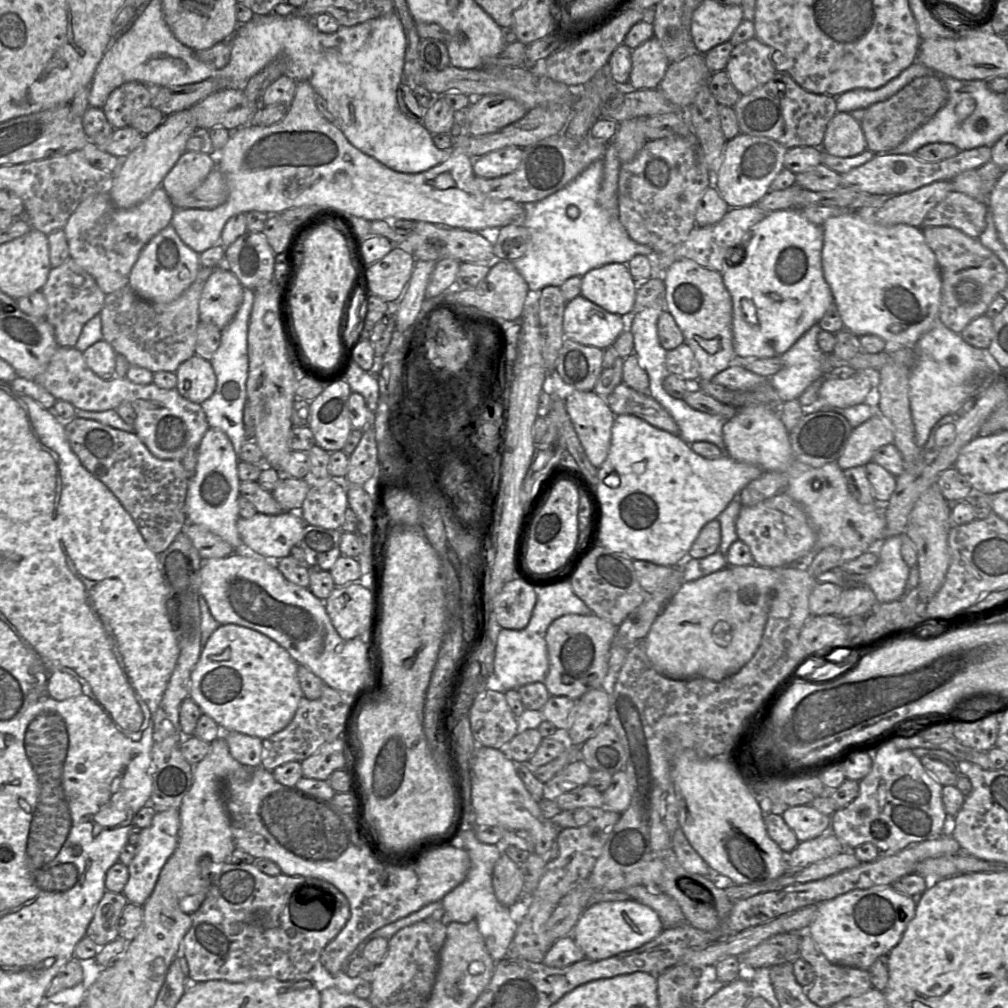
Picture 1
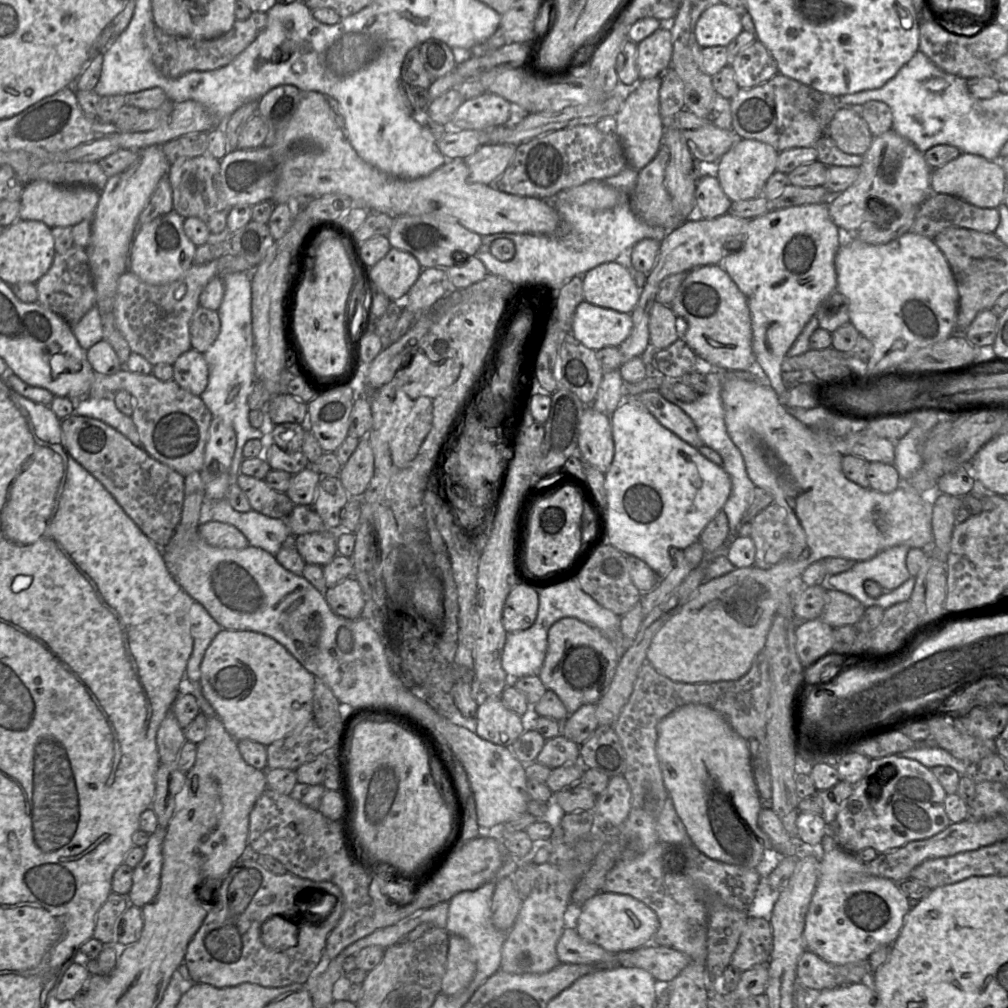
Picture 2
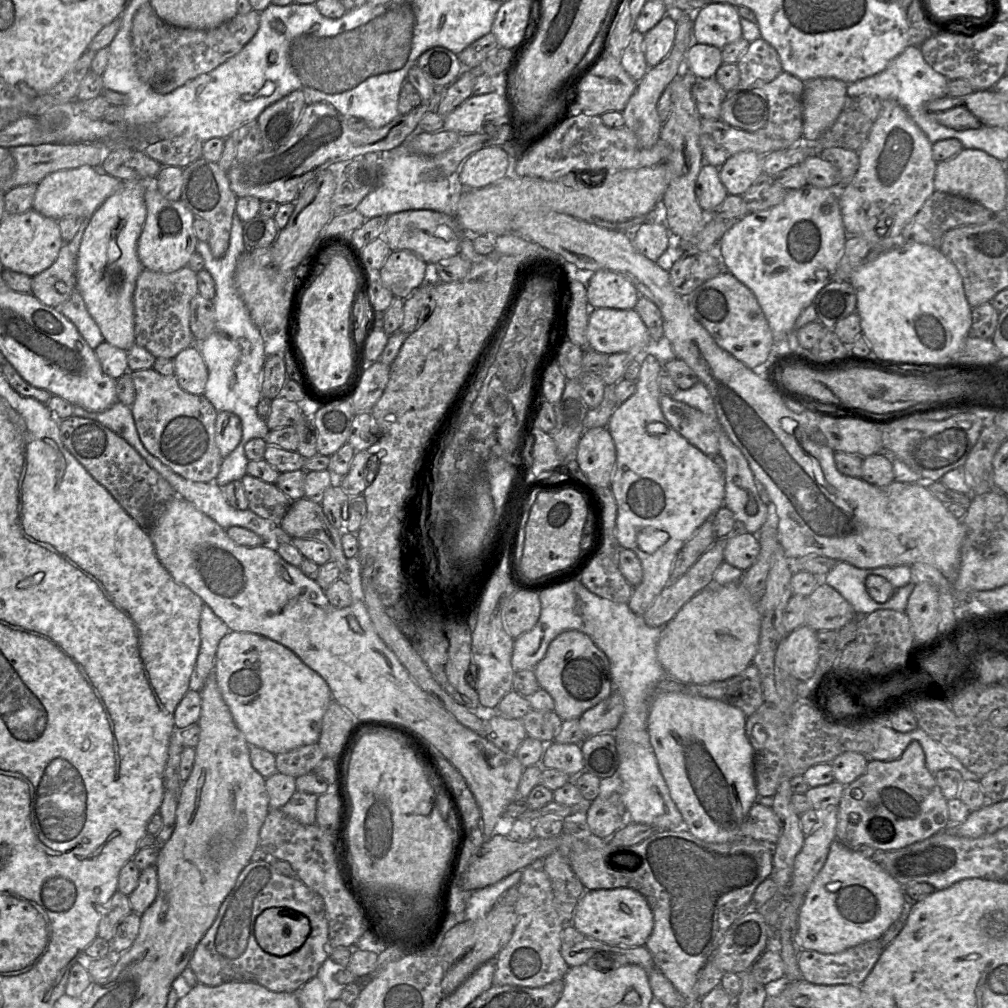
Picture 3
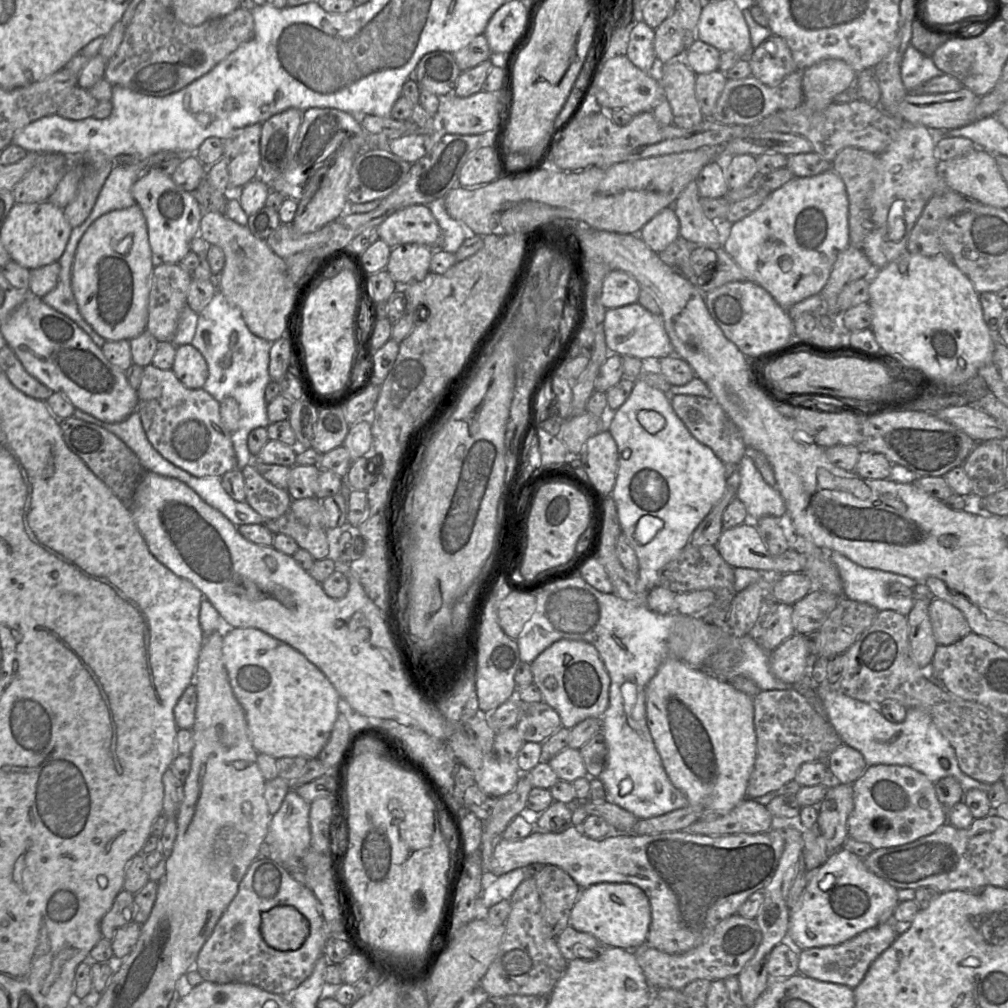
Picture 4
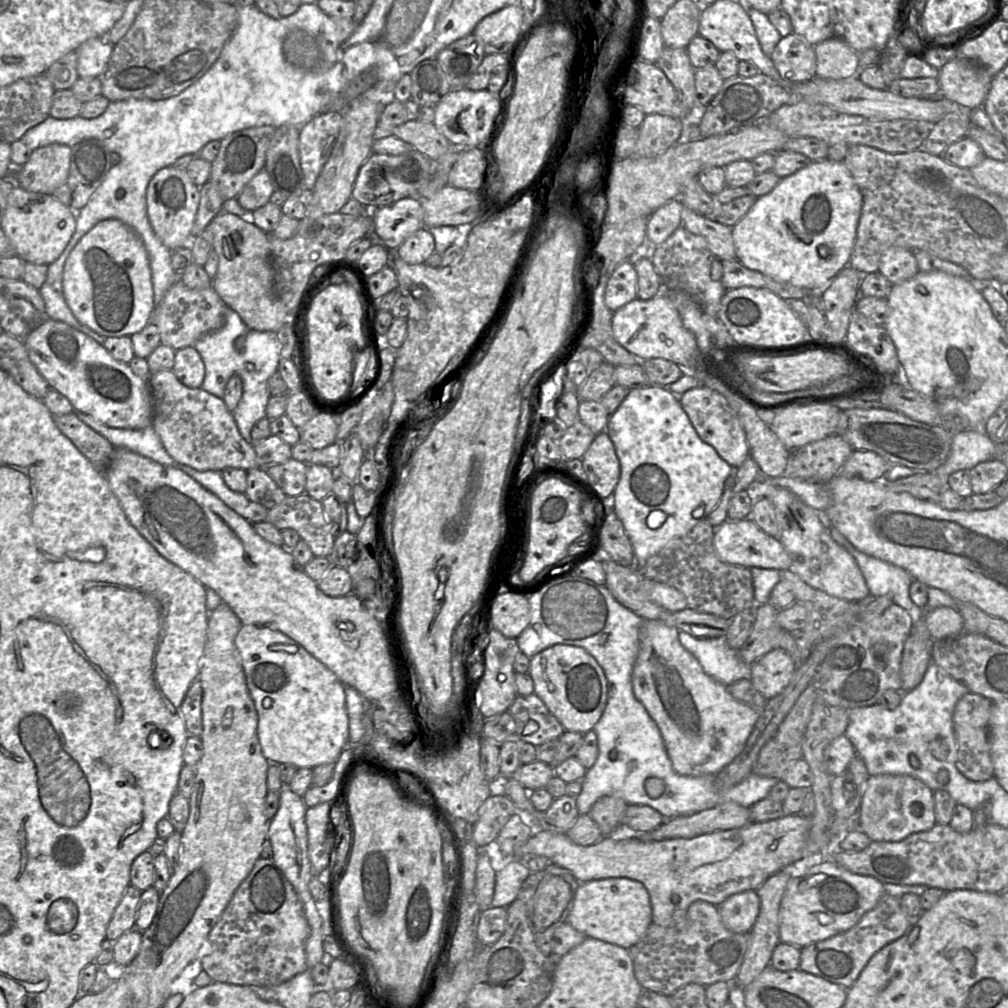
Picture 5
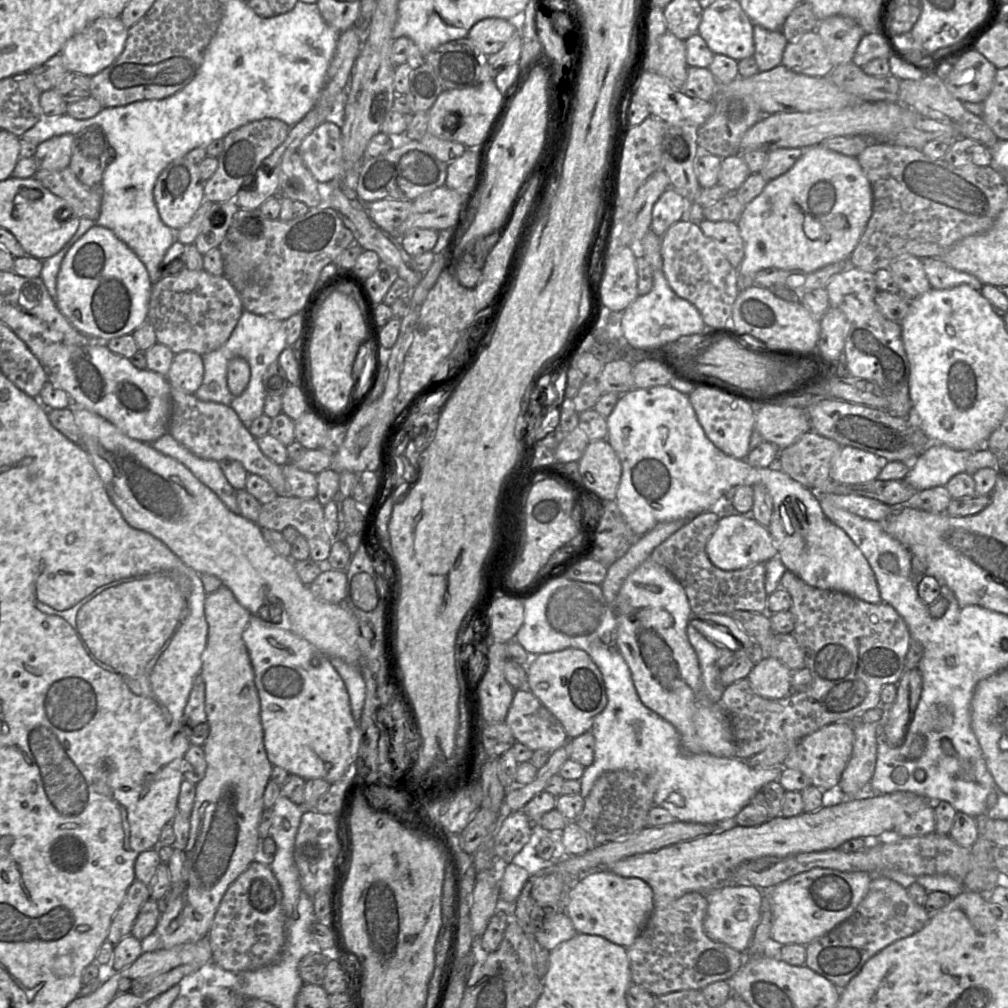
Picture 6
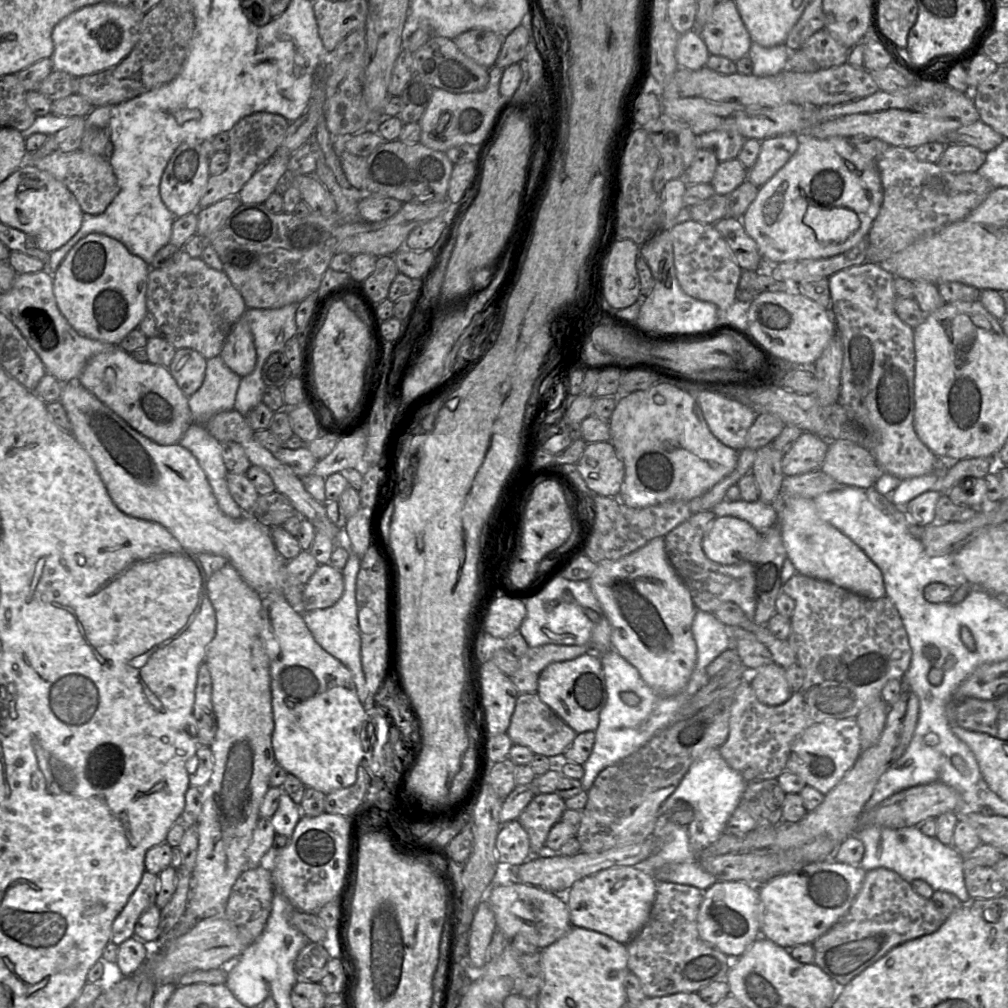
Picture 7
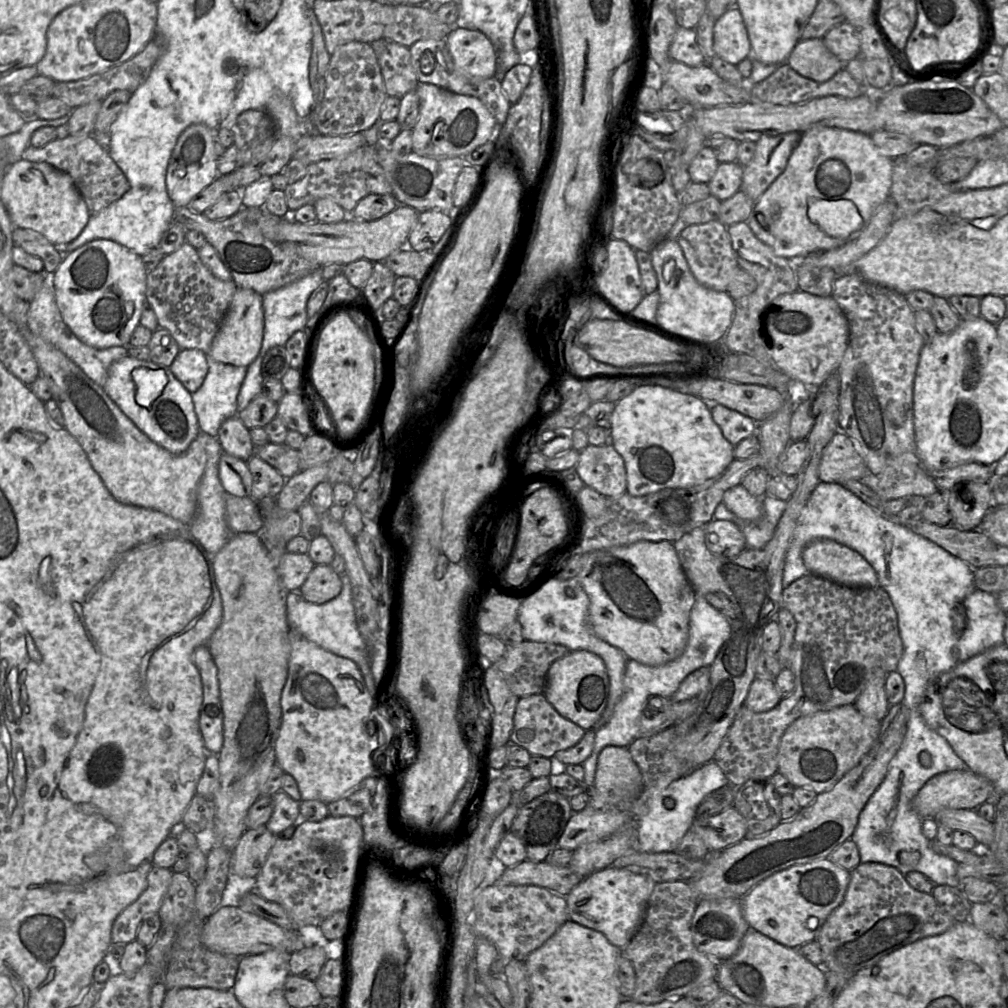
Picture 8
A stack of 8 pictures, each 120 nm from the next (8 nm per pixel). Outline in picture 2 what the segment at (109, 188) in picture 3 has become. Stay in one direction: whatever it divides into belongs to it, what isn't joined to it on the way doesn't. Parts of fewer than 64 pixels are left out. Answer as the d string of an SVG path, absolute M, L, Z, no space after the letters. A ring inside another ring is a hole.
M36 180L23 189L19 219L41 221L49 228L72 227L84 219L93 218L99 199L100 192L90 187L61 186Z

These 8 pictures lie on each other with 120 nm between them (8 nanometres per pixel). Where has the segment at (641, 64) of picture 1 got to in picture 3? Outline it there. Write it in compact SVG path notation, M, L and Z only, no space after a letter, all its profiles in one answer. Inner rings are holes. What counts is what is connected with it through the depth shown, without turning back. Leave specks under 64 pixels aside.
M670 15L644 34L643 51L649 68L661 63L670 53L676 36L677 22Z

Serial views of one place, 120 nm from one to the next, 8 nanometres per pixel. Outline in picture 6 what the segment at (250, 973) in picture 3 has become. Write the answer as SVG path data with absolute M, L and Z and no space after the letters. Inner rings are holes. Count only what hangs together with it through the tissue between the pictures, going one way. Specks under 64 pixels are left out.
M252 862L227 889L208 933L212 962L241 974L275 964L284 949L285 911L279 882L269 865Z

